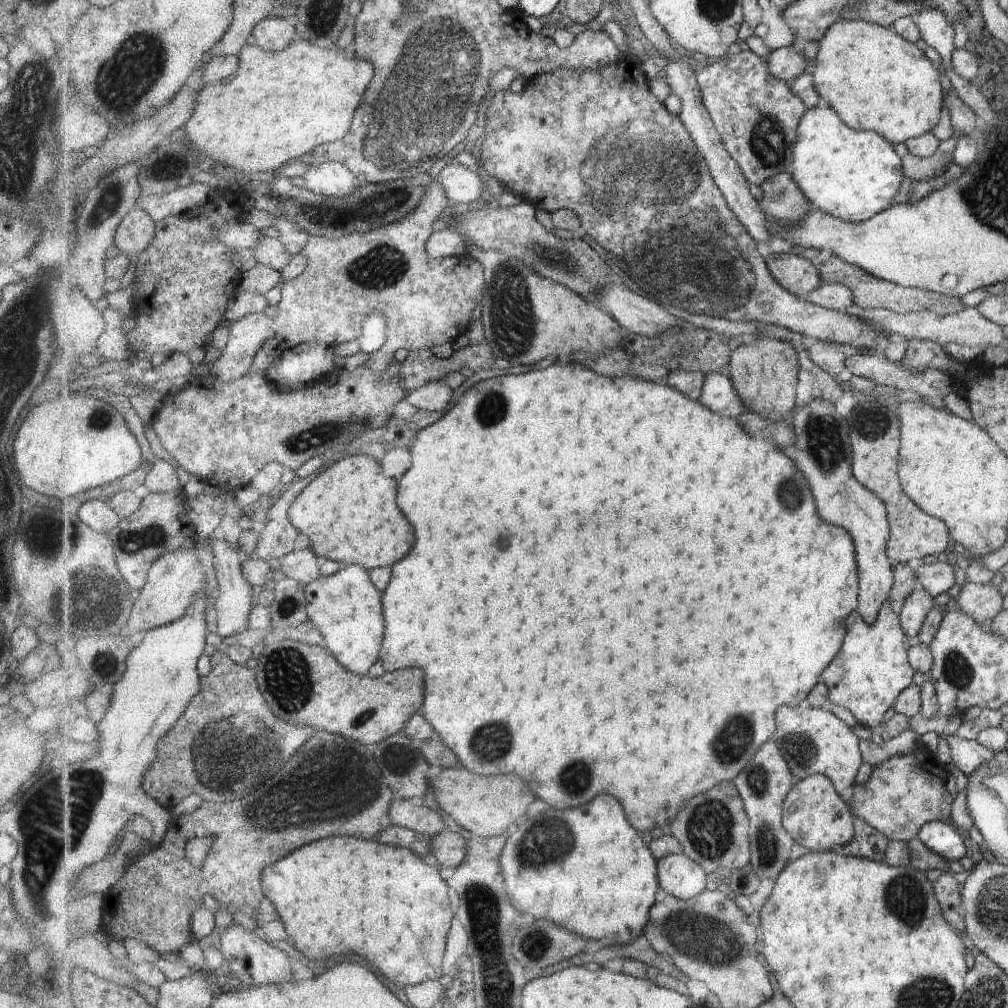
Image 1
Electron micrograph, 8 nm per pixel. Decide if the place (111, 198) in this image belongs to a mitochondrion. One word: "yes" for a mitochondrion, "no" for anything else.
yes

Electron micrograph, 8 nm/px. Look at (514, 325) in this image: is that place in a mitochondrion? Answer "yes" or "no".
yes

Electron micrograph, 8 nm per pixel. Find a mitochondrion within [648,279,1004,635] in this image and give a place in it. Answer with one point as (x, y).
(824, 437)

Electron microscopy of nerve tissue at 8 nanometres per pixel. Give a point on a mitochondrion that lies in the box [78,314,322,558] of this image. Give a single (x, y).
(129, 540)

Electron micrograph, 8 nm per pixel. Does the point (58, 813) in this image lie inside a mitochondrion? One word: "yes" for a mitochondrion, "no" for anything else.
yes

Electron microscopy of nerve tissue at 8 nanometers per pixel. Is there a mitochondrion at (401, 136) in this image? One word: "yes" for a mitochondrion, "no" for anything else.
yes

